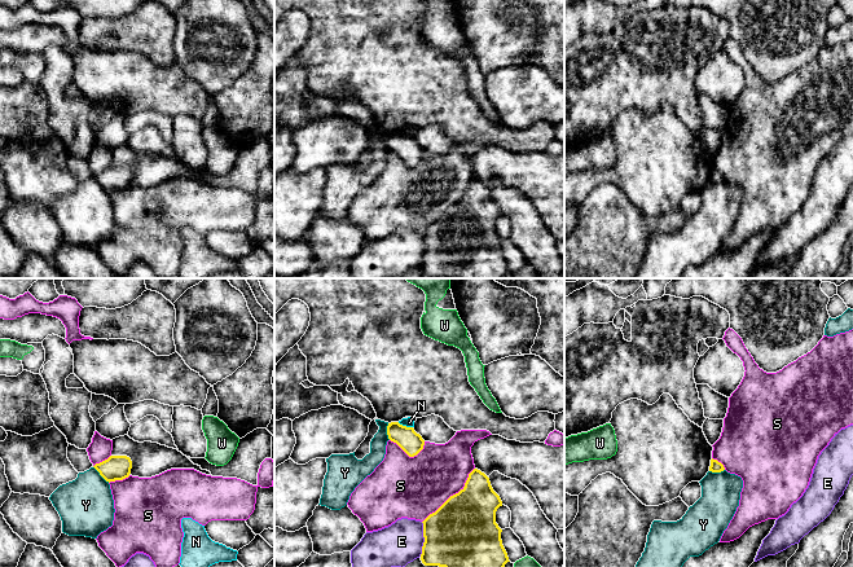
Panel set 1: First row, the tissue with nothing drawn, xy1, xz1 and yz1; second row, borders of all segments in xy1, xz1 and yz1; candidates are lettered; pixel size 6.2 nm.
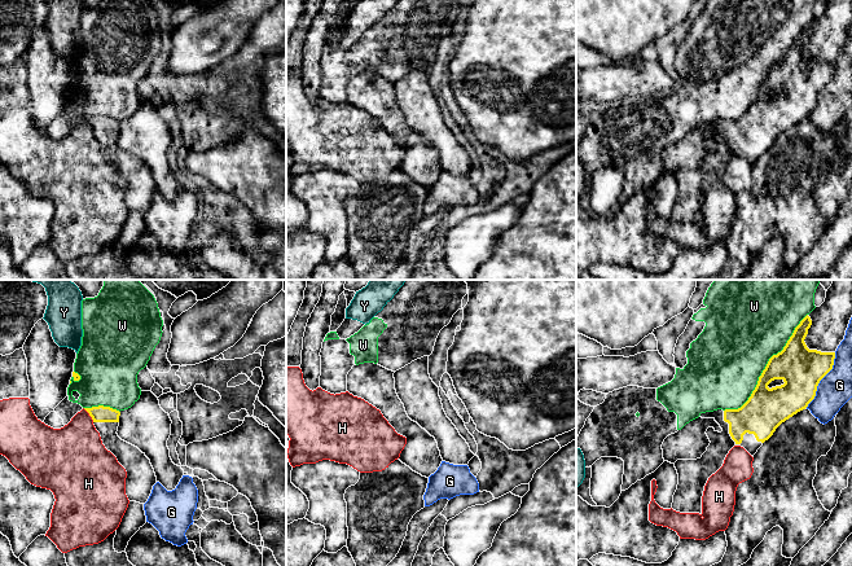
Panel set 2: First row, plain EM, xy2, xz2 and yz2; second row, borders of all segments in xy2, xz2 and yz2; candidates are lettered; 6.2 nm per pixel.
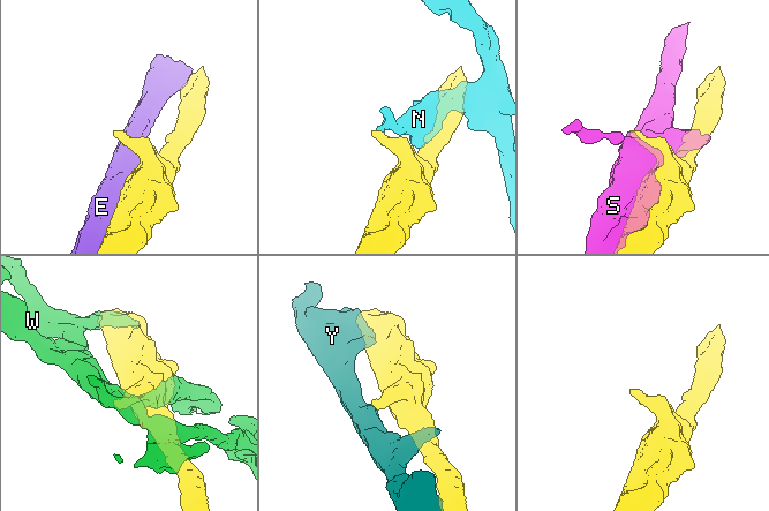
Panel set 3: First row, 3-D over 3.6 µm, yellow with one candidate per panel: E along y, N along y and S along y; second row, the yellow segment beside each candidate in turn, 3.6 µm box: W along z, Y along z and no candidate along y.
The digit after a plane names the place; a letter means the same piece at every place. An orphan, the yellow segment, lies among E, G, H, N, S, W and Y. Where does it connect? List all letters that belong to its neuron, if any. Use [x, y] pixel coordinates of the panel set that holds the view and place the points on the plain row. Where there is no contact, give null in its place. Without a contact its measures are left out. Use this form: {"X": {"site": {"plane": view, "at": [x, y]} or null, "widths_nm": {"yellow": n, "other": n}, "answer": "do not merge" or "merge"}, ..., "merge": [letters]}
{"E": {"site": {"plane": "xz1", "at": [425, 249]}, "widths_nm": {"yellow": 440, "other": 260}, "answer": "do not merge"}, "G": {"site": {"plane": "yz2", "at": [821, 88]}, "widths_nm": {"yellow": 260, "other": 220}, "answer": "do not merge"}, "H": {"site": {"plane": "xy2", "at": [89, 124]}, "widths_nm": {"yellow": 100, "other": 360}, "answer": "do not merge"}, "N": {"site": {"plane": "xz1", "at": [405, 136]}, "widths_nm": {"yellow": 140, "other": 60}, "answer": "do not merge"}, "S": {"site": {"plane": "xz1", "at": [453, 205]}, "widths_nm": {"yellow": 440, "other": 380}, "answer": "do not merge"}, "W": {"site": {"plane": "yz2", "at": [765, 77]}, "widths_nm": {"yellow": 260, "other": 460}, "answer": "do not merge"}, "Y": {"site": {"plane": "xy1", "at": [101, 185]}, "widths_nm": {"yellow": 160, "other": 340}, "answer": "do not merge"}, "merge": []}

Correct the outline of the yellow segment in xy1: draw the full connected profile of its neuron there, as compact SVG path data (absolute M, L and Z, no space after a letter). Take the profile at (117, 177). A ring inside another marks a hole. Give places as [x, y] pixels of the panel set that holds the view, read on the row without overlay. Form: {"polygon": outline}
{"polygon": "M110 166L93 176L106 192L123 190L129 186L132 171L127 166Z"}

